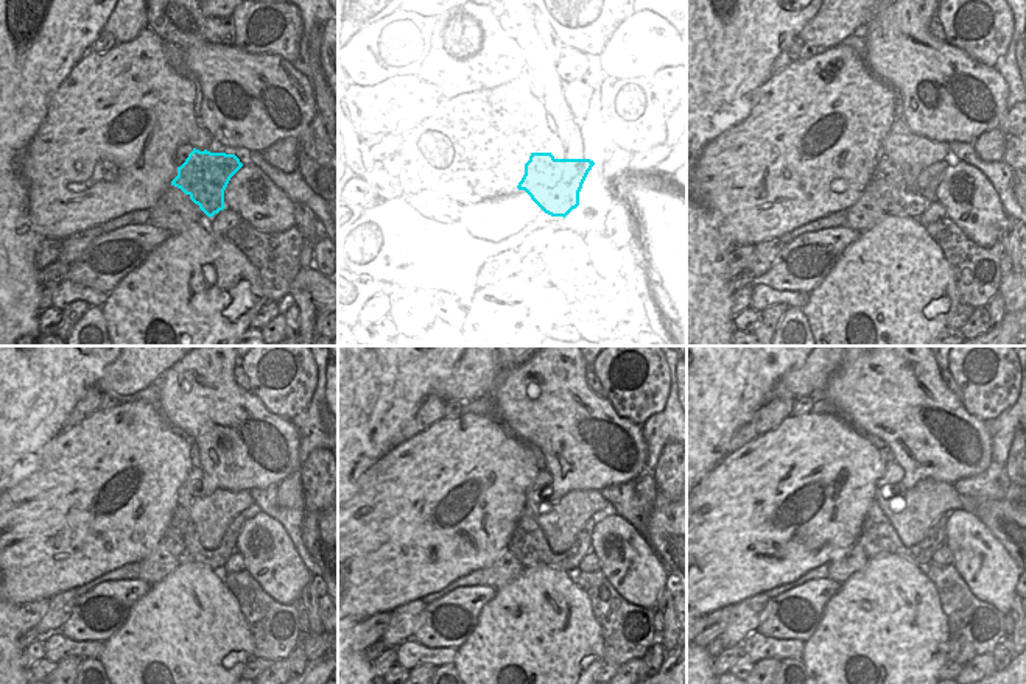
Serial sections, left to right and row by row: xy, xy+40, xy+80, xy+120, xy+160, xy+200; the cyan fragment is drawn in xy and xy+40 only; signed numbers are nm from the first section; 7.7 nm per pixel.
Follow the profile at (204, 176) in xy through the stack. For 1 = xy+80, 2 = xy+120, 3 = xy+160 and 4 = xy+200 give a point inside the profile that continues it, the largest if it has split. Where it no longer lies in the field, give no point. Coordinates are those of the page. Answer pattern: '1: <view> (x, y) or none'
1: xy+80 (886, 184)
2: xy+120 (181, 538)
3: xy+160 (528, 541)
4: xy+200 (878, 536)

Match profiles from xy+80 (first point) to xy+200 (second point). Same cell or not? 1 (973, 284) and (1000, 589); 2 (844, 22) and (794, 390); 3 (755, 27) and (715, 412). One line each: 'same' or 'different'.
1: different
2: same
3: same

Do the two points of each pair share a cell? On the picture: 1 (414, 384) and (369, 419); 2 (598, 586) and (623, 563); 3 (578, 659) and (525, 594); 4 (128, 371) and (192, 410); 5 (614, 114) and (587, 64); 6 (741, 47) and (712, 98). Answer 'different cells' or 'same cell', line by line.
1: same cell
2: different cells
3: same cell
4: different cells
5: same cell
6: same cell

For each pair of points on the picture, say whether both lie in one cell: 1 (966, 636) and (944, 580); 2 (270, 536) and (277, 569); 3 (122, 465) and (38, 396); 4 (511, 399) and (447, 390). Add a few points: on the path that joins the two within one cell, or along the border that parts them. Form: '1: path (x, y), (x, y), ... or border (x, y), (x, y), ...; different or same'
1: path (964, 622), (964, 611), (955, 594); same
2: path (270, 544), (270, 555), (274, 561); same
3: border (61, 430), (39, 451), (39, 460); different
4: border (517, 366), (505, 370), (489, 390); different

